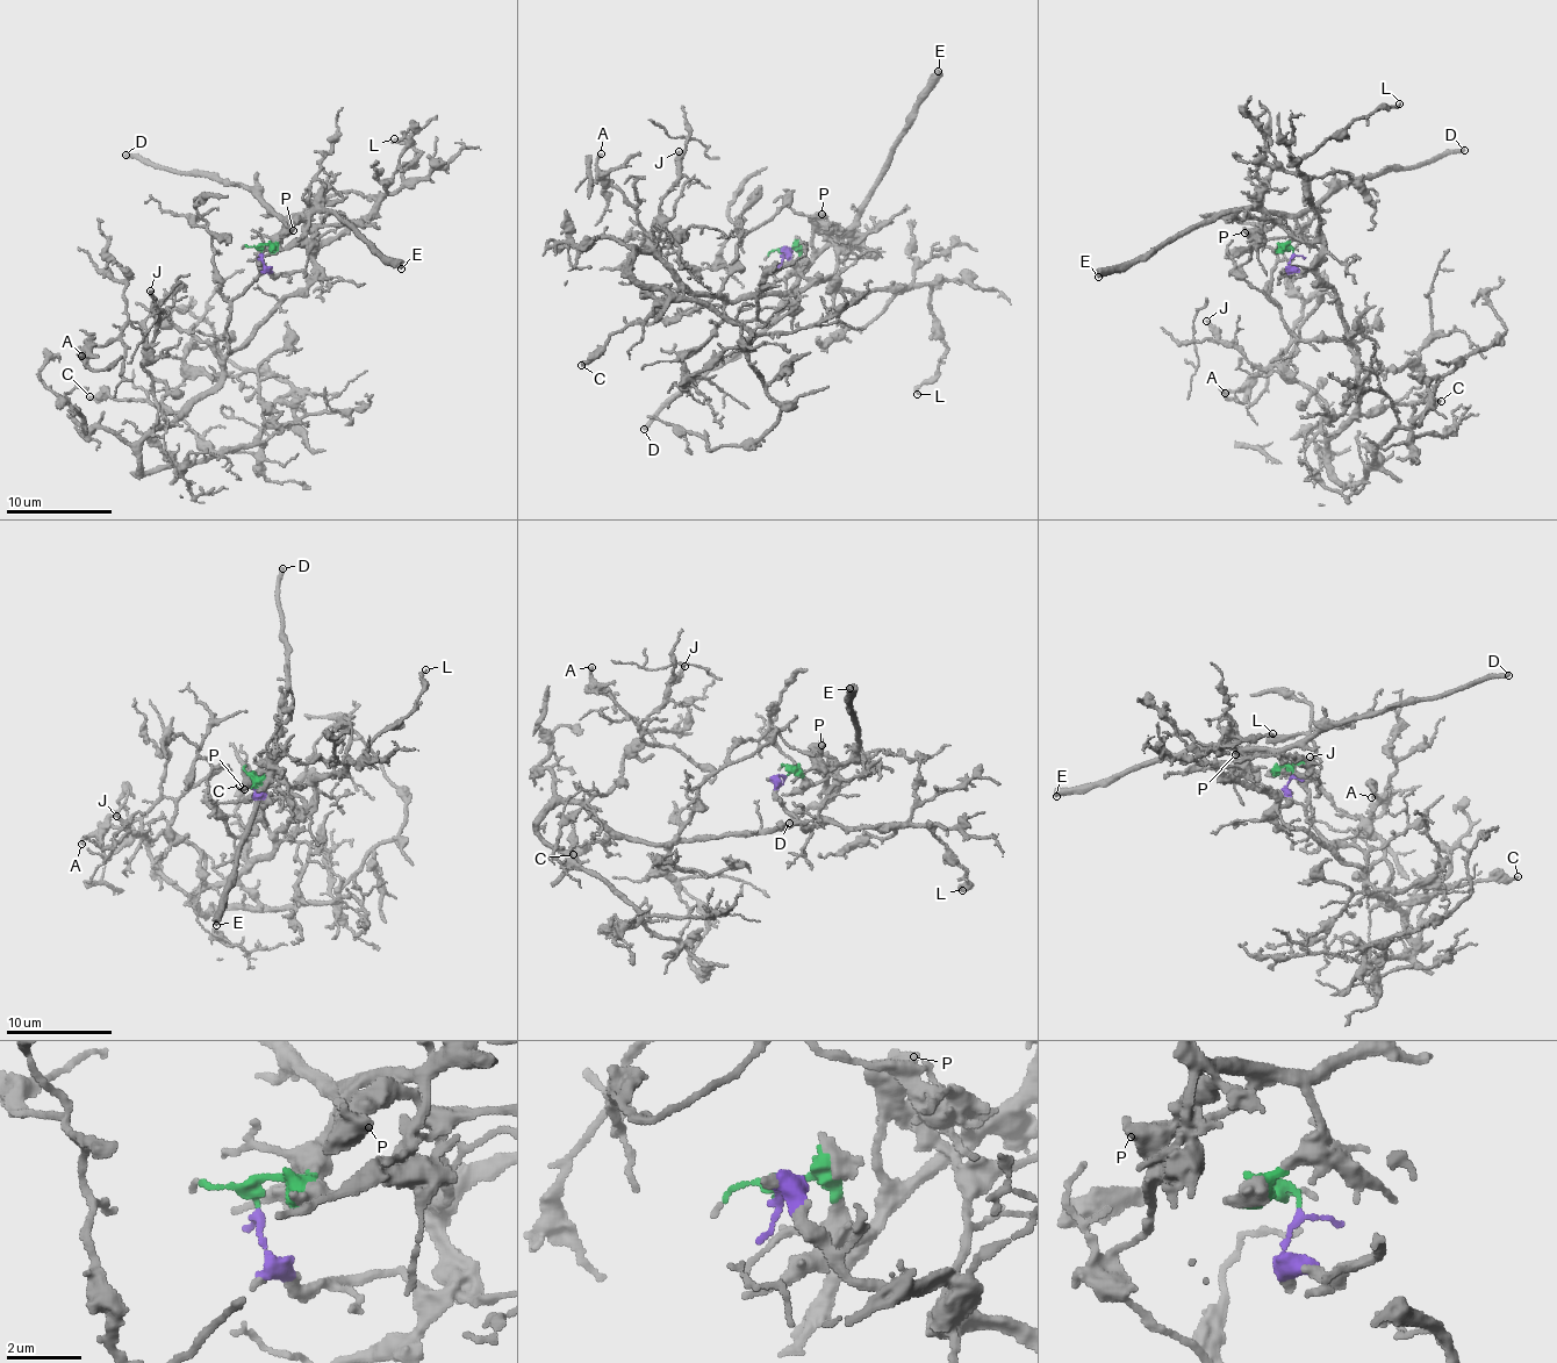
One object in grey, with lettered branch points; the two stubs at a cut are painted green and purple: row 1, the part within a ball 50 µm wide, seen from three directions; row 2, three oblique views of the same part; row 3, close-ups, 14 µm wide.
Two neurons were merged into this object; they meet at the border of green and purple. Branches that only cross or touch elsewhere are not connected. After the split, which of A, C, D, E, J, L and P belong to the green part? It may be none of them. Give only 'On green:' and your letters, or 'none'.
On green: D, E, P

